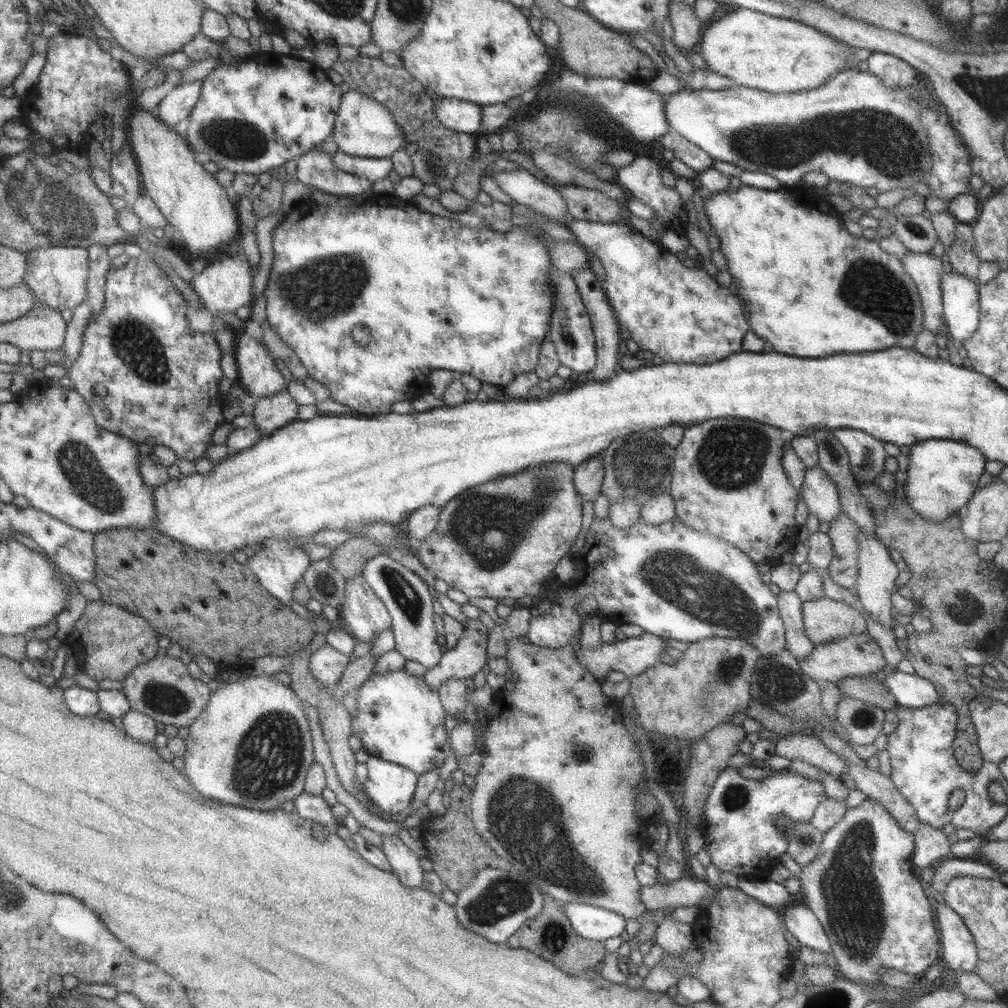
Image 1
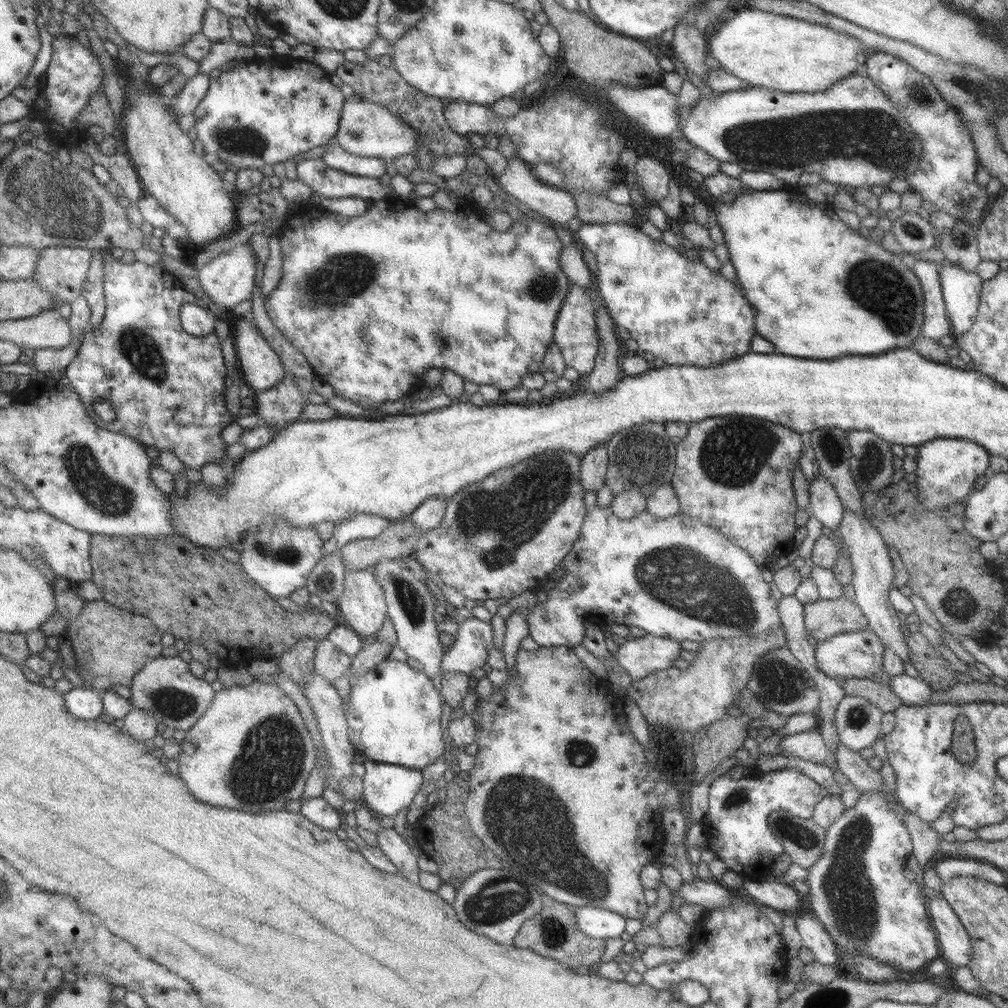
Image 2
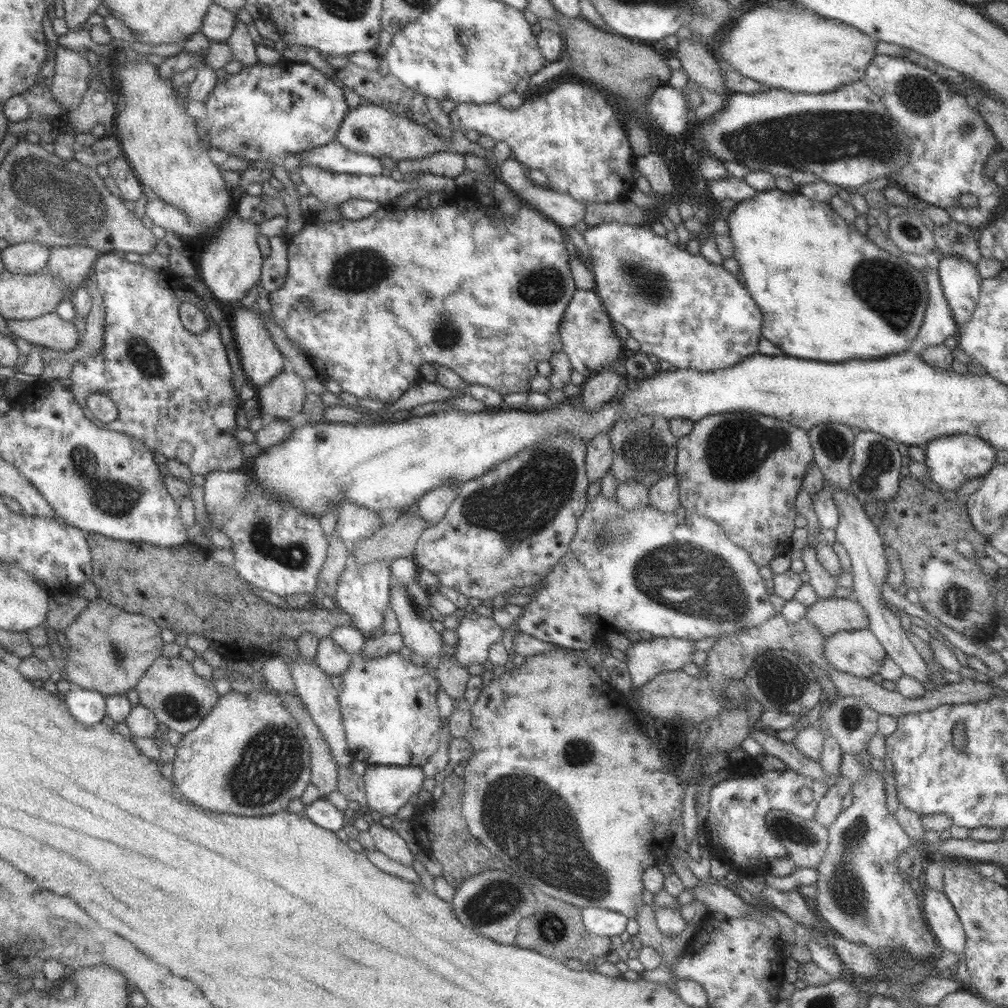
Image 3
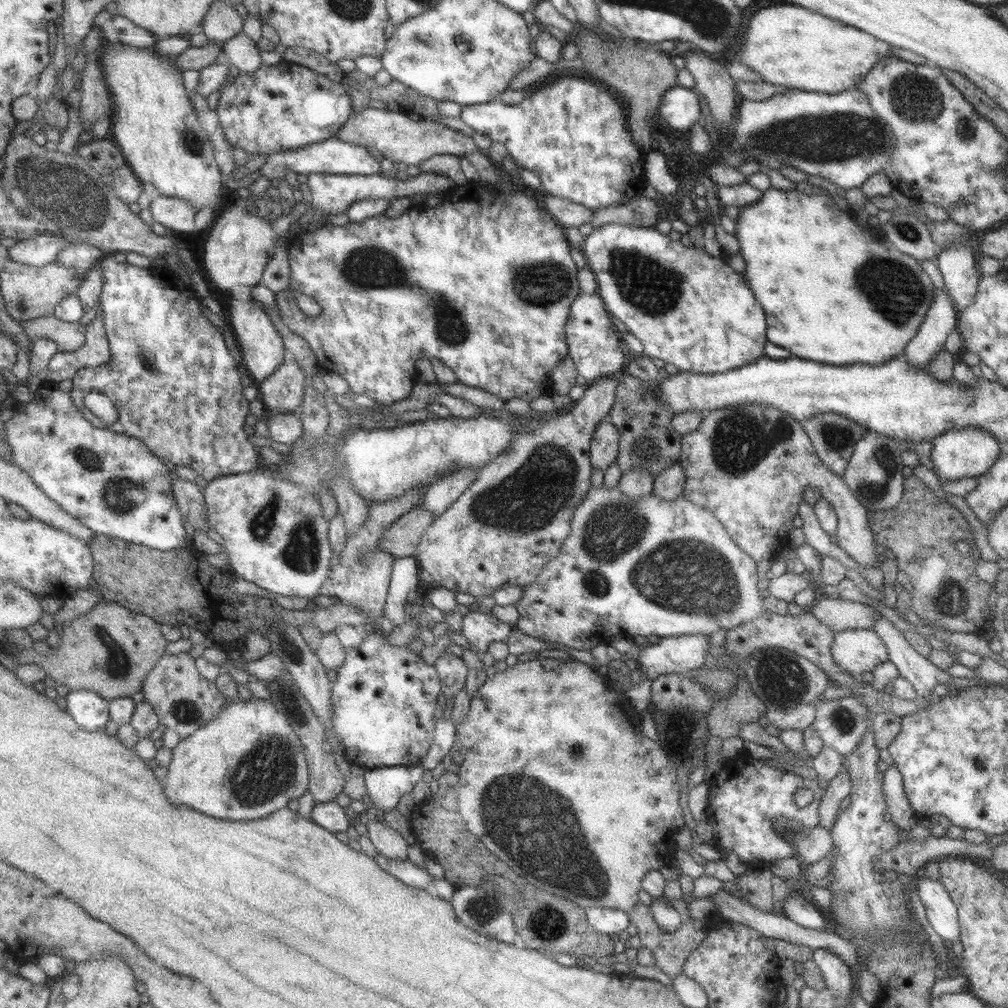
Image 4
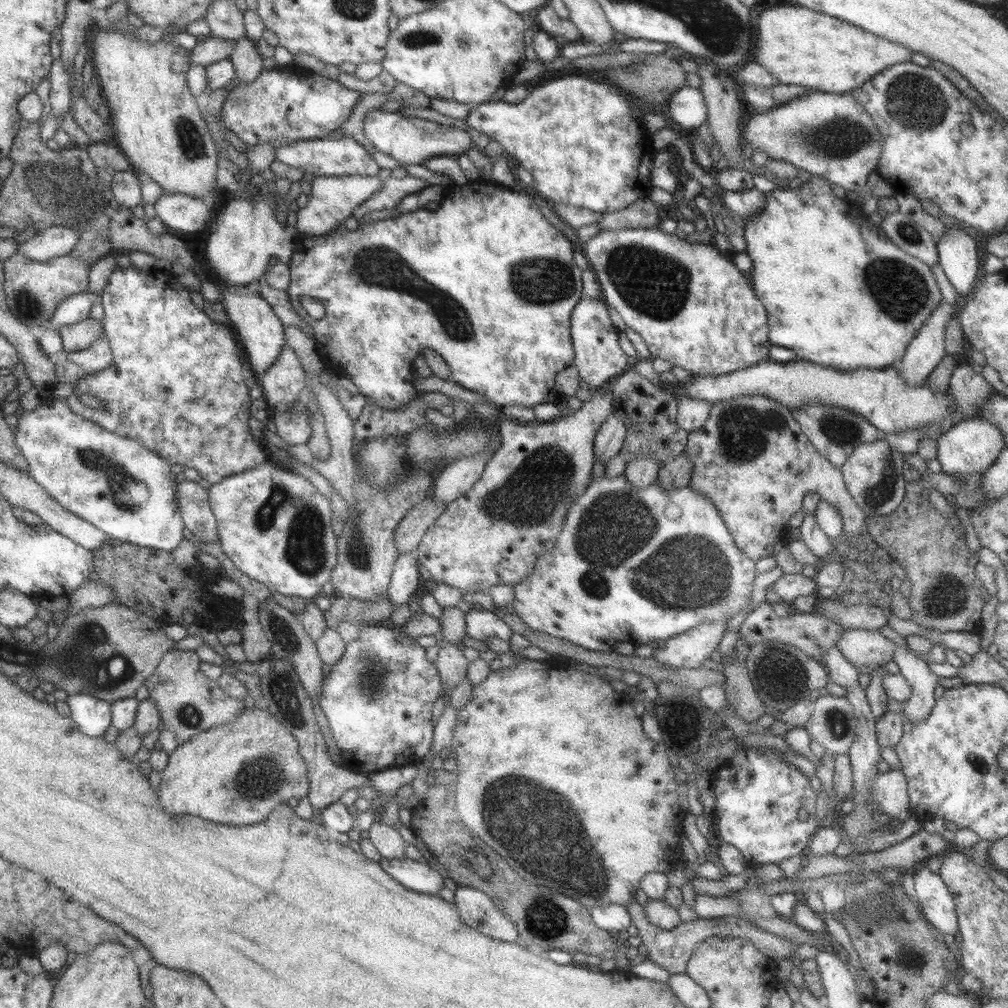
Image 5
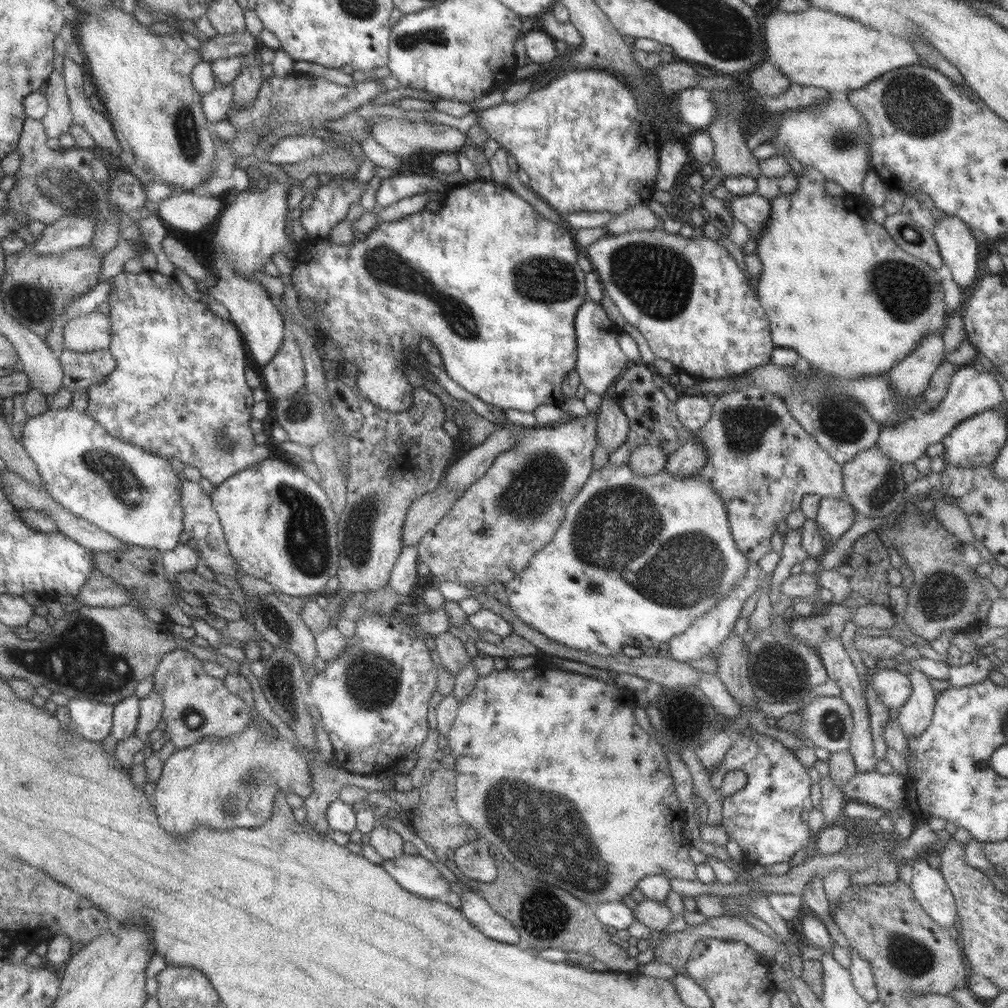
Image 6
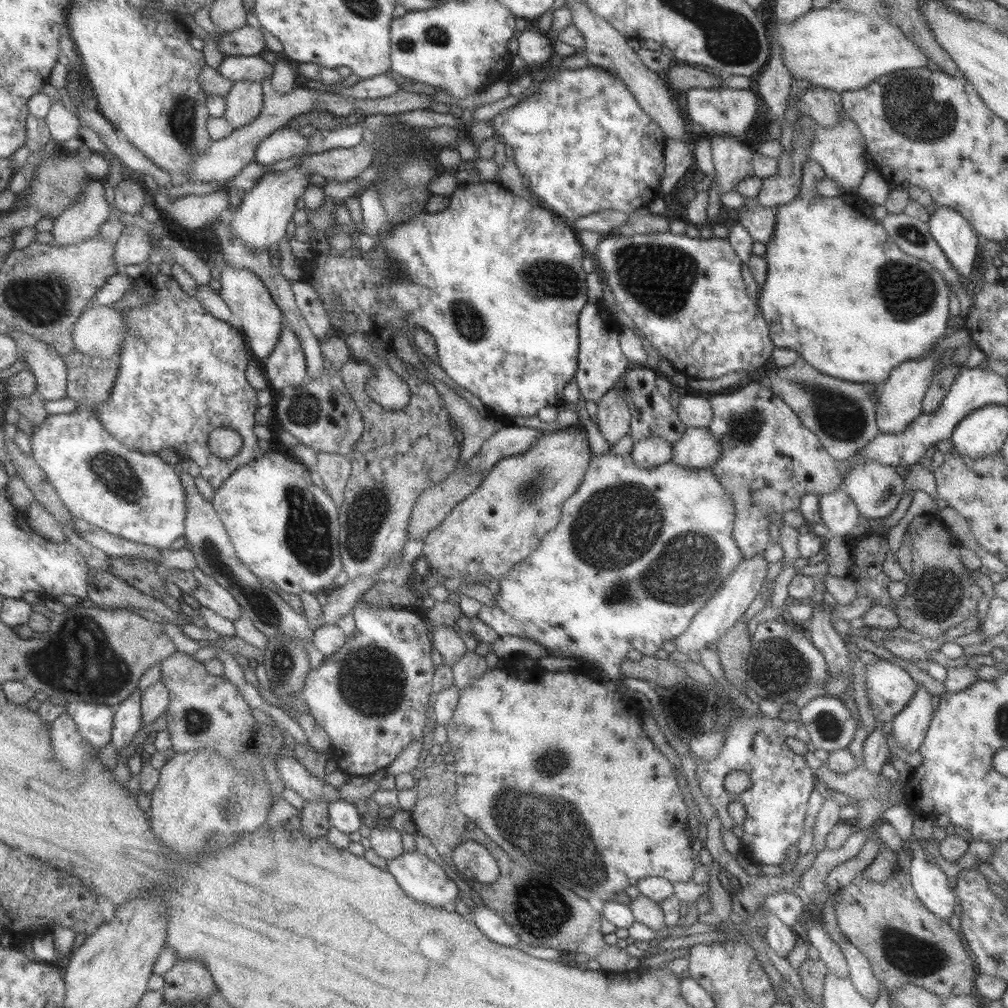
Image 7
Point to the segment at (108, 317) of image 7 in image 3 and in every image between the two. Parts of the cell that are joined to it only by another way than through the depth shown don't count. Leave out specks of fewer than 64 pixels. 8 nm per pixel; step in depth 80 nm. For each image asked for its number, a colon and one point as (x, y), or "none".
3: (48, 331)
4: (67, 336)
5: (74, 337)
6: (89, 332)

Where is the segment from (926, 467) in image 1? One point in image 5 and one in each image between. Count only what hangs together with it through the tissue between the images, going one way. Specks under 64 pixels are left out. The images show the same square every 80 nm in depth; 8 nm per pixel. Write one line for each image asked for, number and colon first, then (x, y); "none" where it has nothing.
2: (946, 469)
3: (951, 461)
4: (958, 453)
5: (970, 446)

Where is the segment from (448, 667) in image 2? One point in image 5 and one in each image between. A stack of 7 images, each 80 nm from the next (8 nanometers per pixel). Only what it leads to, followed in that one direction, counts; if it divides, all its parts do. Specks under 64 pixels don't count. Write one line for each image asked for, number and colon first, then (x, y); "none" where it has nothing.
3: (475, 633)
4: (479, 629)
5: (480, 625)

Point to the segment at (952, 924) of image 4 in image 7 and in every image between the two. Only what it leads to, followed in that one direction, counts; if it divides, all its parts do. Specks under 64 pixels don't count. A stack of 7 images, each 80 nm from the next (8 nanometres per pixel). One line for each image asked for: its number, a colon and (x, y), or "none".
5: (937, 905)
6: (928, 888)
7: (930, 885)

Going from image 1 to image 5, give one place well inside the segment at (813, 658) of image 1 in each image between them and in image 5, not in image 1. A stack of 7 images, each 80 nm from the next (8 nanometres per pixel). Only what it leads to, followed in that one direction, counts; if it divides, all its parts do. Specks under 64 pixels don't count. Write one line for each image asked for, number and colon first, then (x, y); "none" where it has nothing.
2: (858, 654)
3: (859, 653)
4: (860, 650)
5: (860, 647)

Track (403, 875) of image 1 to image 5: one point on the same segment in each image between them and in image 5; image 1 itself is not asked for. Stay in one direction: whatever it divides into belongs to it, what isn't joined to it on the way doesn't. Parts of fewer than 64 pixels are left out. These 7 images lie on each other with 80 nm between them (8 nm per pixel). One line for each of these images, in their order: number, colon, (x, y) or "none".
2: (394, 848)
3: (386, 842)
4: (386, 841)
5: (385, 839)

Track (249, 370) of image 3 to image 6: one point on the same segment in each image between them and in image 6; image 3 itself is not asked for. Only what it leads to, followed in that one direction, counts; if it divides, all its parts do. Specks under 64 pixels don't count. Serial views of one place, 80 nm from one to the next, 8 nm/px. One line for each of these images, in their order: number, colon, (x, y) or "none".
4: (261, 346)
5: (259, 332)
6: (256, 317)

